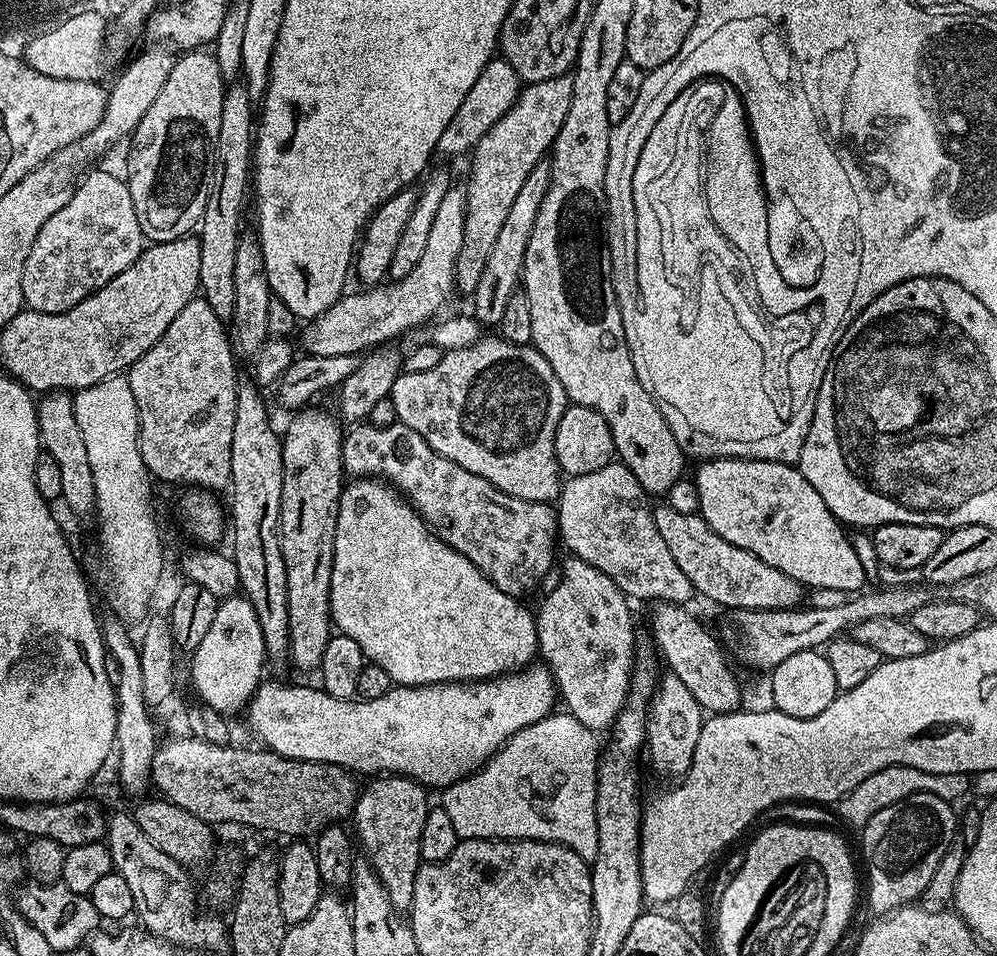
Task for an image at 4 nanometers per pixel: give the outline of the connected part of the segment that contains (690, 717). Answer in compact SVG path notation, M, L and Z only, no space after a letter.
M665 671L657 679L652 698L648 701L646 756L647 759L648 756L652 759L658 775L676 776L675 778L688 775L705 719L705 713L698 706L698 702L694 702L694 694L690 694L690 689L682 682L682 678Z

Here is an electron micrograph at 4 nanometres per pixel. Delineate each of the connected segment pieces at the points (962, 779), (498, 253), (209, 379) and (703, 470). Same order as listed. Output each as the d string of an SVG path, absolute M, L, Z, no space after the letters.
M895 764L884 770L880 770L877 774L870 775L851 794L837 801L836 812L847 825L863 828L878 810L885 809L886 806L905 800L906 797L913 796L916 793L932 793L943 800L956 802L956 799L962 797L967 790L969 792L971 786L971 777L965 772L938 775L930 774L928 771L916 770L910 766Z
M545 158L530 170L526 182L522 182L518 194L514 198L514 206L510 206L510 214L506 214L506 222L502 222L502 230L498 230L498 238L494 241L494 250L490 250L490 258L486 258L486 266L482 270L482 279L475 291L470 294L472 300L471 315L481 326L498 326L506 311L507 302L518 292L522 284L526 246L530 242L530 230L534 230L534 218L538 218L538 210L542 206L542 198L550 190L552 177L552 161Z
M193 298L190 302L186 302L186 306L182 306L178 318L174 318L174 322L166 326L166 334L162 334L162 338L154 342L154 346L150 346L150 350L146 350L146 354L142 354L142 358L138 358L138 362L134 362L132 367L127 369L130 394L134 394L134 402L138 406L140 453L142 462L148 468L149 476L157 481L165 480L168 484L188 484L184 486L191 486L196 490L207 490L213 494L220 494L223 488L225 491L231 485L230 442L234 442L234 410L236 409L236 382L238 379L236 363L238 360L233 353L230 332L225 321L220 320L218 314L214 314L214 310L210 310L210 306L203 298Z
M725 456L703 461L694 473L699 516L726 542L750 550L766 566L782 570L809 589L838 590L855 594L865 587L866 577L849 533L822 497L791 463L742 460Z

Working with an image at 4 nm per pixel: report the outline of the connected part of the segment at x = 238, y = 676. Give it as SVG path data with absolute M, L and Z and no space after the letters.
M235 594L217 605L213 625L190 660L192 684L201 701L223 716L241 713L247 707L262 682L262 668L266 666L262 628L248 599Z

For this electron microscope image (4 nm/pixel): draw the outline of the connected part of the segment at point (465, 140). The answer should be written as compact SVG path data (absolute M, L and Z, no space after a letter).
M493 58L484 67L482 74L478 74L478 82L470 86L470 94L466 94L466 99L462 101L462 106L458 106L458 114L450 118L450 126L442 130L442 138L438 138L436 152L444 156L464 156L467 157L475 148L476 144L484 135L490 131L514 106L514 102L520 96L522 81L520 75L502 58Z

